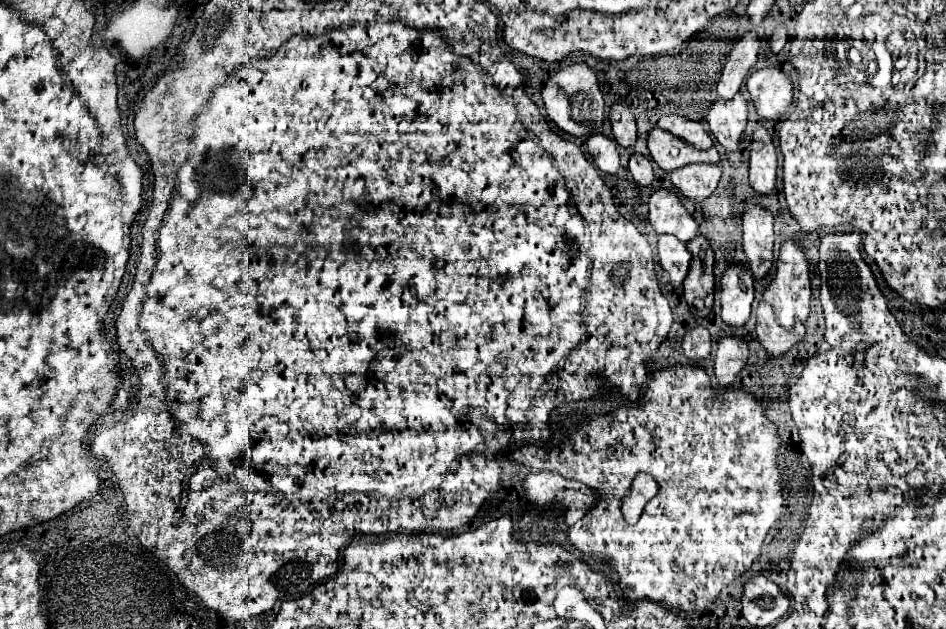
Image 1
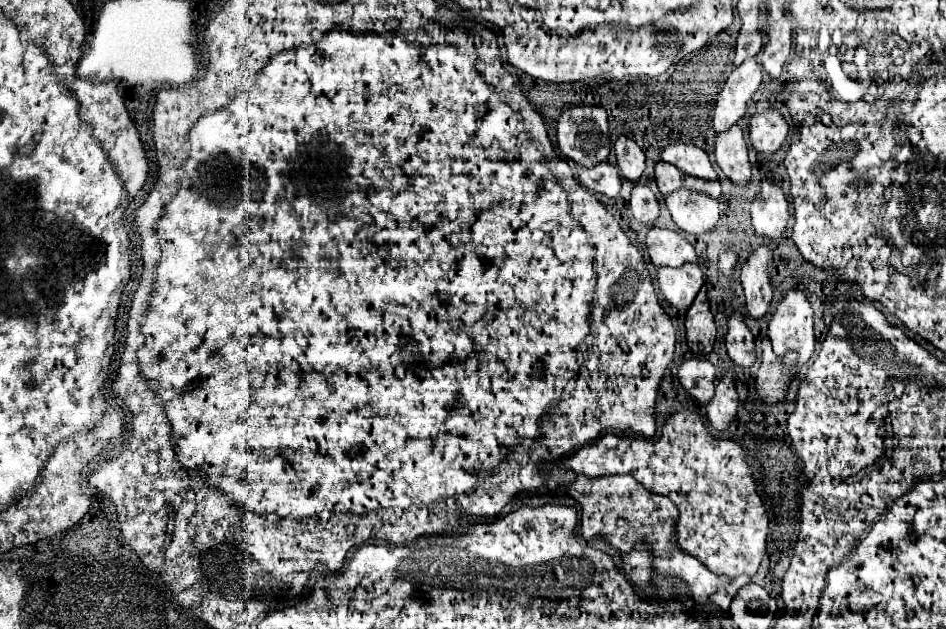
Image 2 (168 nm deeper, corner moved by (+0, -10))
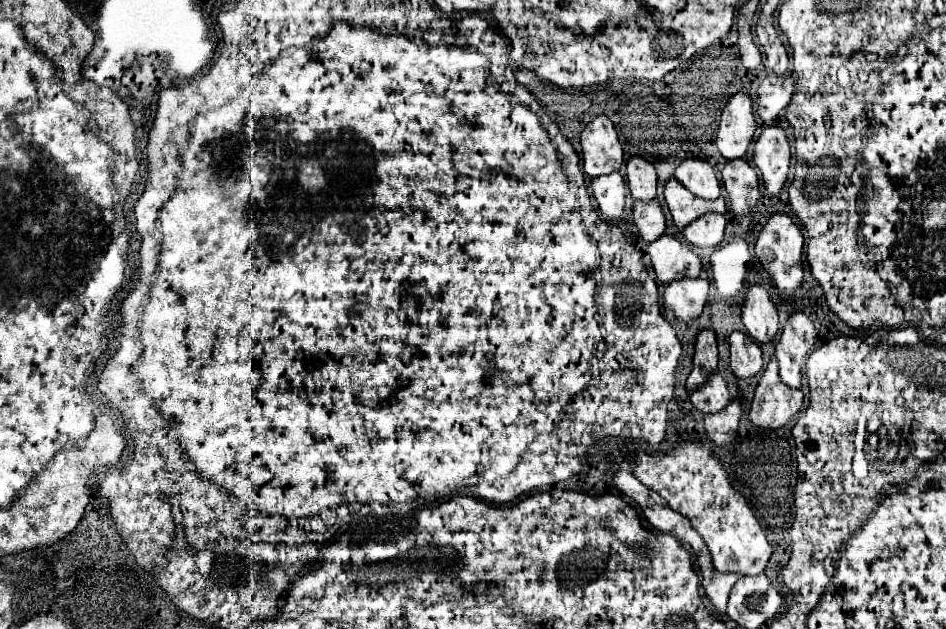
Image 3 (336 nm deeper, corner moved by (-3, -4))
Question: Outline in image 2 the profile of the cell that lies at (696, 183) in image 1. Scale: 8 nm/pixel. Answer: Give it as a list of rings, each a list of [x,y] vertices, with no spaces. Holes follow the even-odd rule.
[[[673,192],[673,196],[665,196],[665,204],[679,230],[685,230],[689,234],[701,234],[717,226],[719,202],[711,196],[705,196],[705,192]]]

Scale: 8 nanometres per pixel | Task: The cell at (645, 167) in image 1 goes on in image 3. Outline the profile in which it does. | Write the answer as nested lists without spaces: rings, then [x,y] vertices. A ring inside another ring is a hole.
[[[636,200],[634,202],[634,224],[644,242],[654,242],[656,238],[660,238],[666,230],[666,218],[662,214],[658,200],[652,200],[652,202]]]

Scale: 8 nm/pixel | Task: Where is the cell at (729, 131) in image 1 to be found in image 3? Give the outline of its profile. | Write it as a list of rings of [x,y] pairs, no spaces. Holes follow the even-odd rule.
[[[732,160],[722,168],[722,182],[736,214],[750,214],[760,198],[760,184],[754,168],[746,160]]]

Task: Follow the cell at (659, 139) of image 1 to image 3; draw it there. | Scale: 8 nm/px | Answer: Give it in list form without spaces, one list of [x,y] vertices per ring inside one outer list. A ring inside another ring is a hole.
[[[672,178],[666,184],[664,198],[666,198],[668,210],[670,210],[672,220],[678,230],[684,230],[684,226],[688,226],[688,222],[694,222],[696,218],[700,218],[708,212],[718,212],[718,214],[726,212],[724,198],[718,198],[718,200],[696,198],[684,186],[680,186],[680,182],[676,178]]]

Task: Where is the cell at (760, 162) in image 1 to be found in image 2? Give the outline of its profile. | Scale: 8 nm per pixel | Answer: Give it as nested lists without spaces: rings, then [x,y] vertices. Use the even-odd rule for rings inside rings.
[[[769,176],[761,180],[761,190],[751,202],[751,218],[757,234],[777,240],[787,230],[789,202],[783,184],[773,184]]]

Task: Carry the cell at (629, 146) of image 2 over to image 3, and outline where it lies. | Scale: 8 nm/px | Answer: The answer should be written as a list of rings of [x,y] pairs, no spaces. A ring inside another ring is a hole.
[[[640,156],[630,158],[628,162],[628,188],[636,200],[654,200],[656,198],[656,170],[650,162]]]

